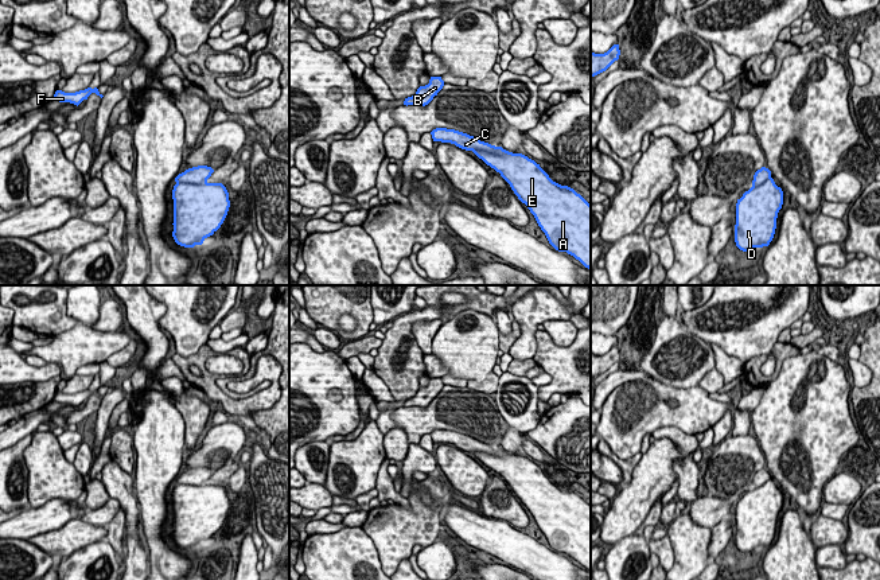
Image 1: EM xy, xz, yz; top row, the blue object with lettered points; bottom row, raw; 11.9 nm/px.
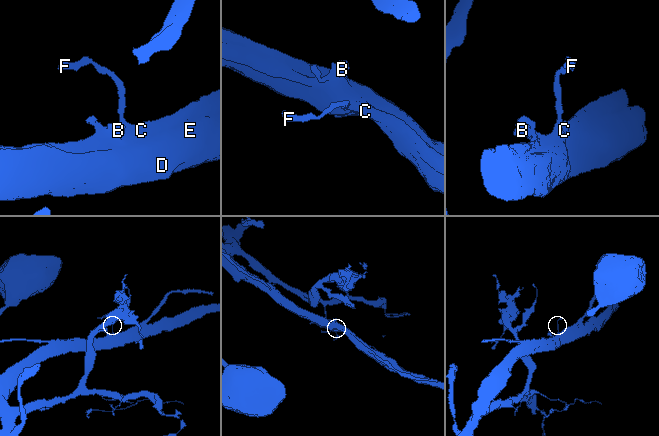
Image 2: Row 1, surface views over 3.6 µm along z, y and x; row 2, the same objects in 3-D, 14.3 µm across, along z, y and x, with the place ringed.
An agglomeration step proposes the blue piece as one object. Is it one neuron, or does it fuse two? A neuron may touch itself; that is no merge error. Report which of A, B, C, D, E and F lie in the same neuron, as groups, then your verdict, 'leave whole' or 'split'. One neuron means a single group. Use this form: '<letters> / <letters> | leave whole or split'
A D E / B C F | split

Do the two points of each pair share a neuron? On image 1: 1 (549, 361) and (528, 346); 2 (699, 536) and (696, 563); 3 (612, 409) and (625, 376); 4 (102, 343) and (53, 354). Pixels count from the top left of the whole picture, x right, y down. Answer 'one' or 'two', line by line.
1: two
2: one
3: two
4: one

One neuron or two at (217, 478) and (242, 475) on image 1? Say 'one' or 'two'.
one

